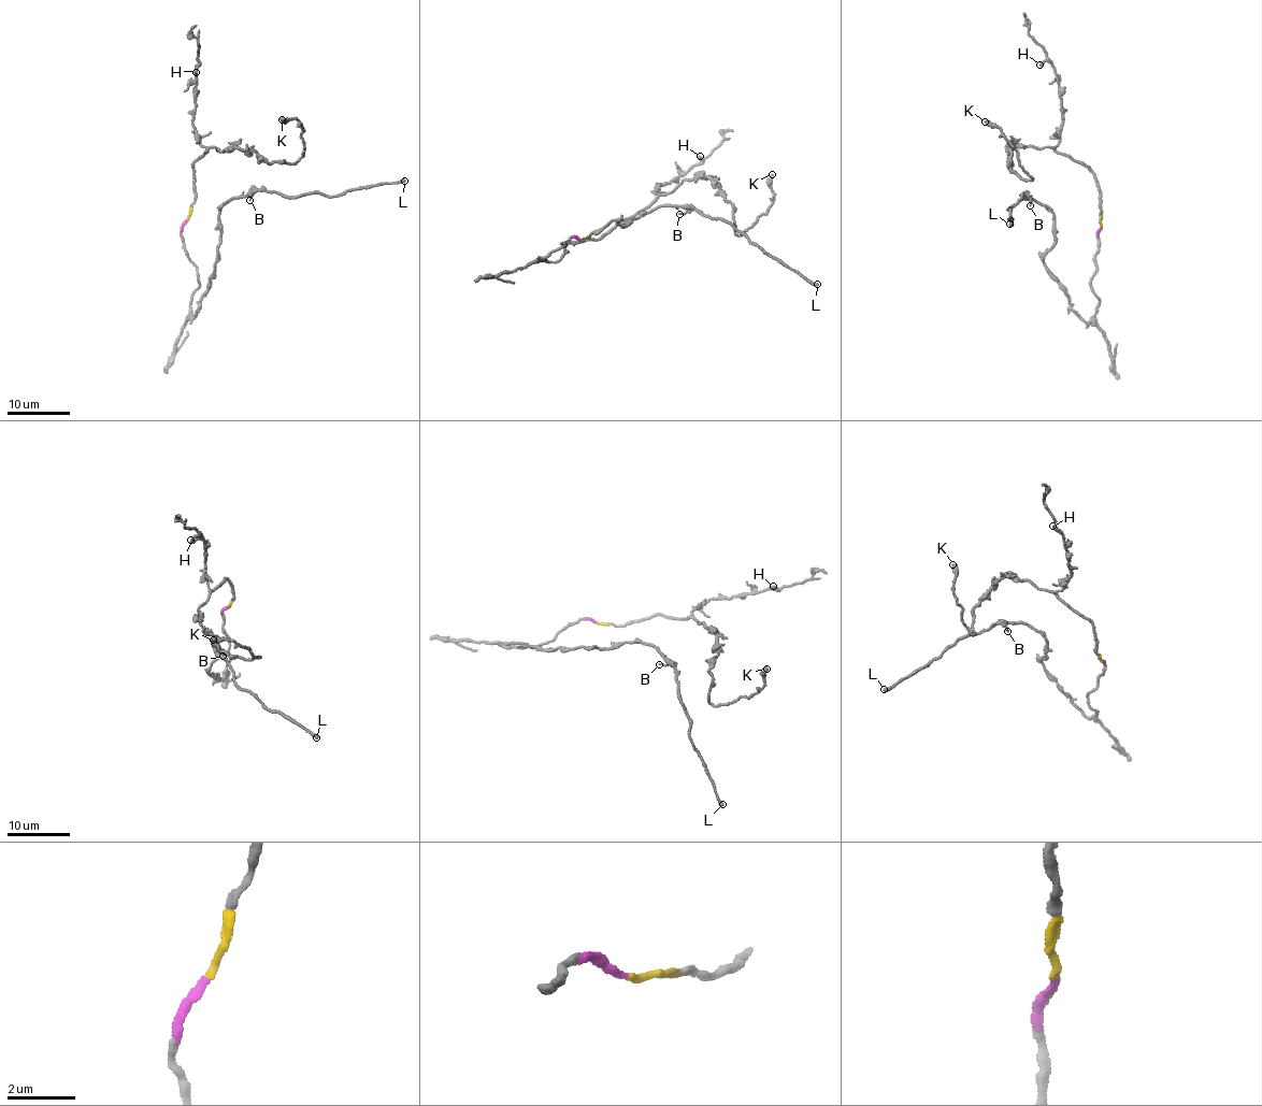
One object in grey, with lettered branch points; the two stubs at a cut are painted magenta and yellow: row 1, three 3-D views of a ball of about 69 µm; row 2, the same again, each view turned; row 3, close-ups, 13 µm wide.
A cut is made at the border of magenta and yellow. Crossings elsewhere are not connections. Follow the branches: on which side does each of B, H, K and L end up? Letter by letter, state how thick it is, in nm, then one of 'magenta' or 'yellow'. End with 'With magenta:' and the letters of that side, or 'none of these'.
B: calibre 110 nm; magenta
H: calibre 240 nm; yellow
K: calibre 320 nm; yellow
L: calibre 320 nm; magenta
With magenta: B, L

